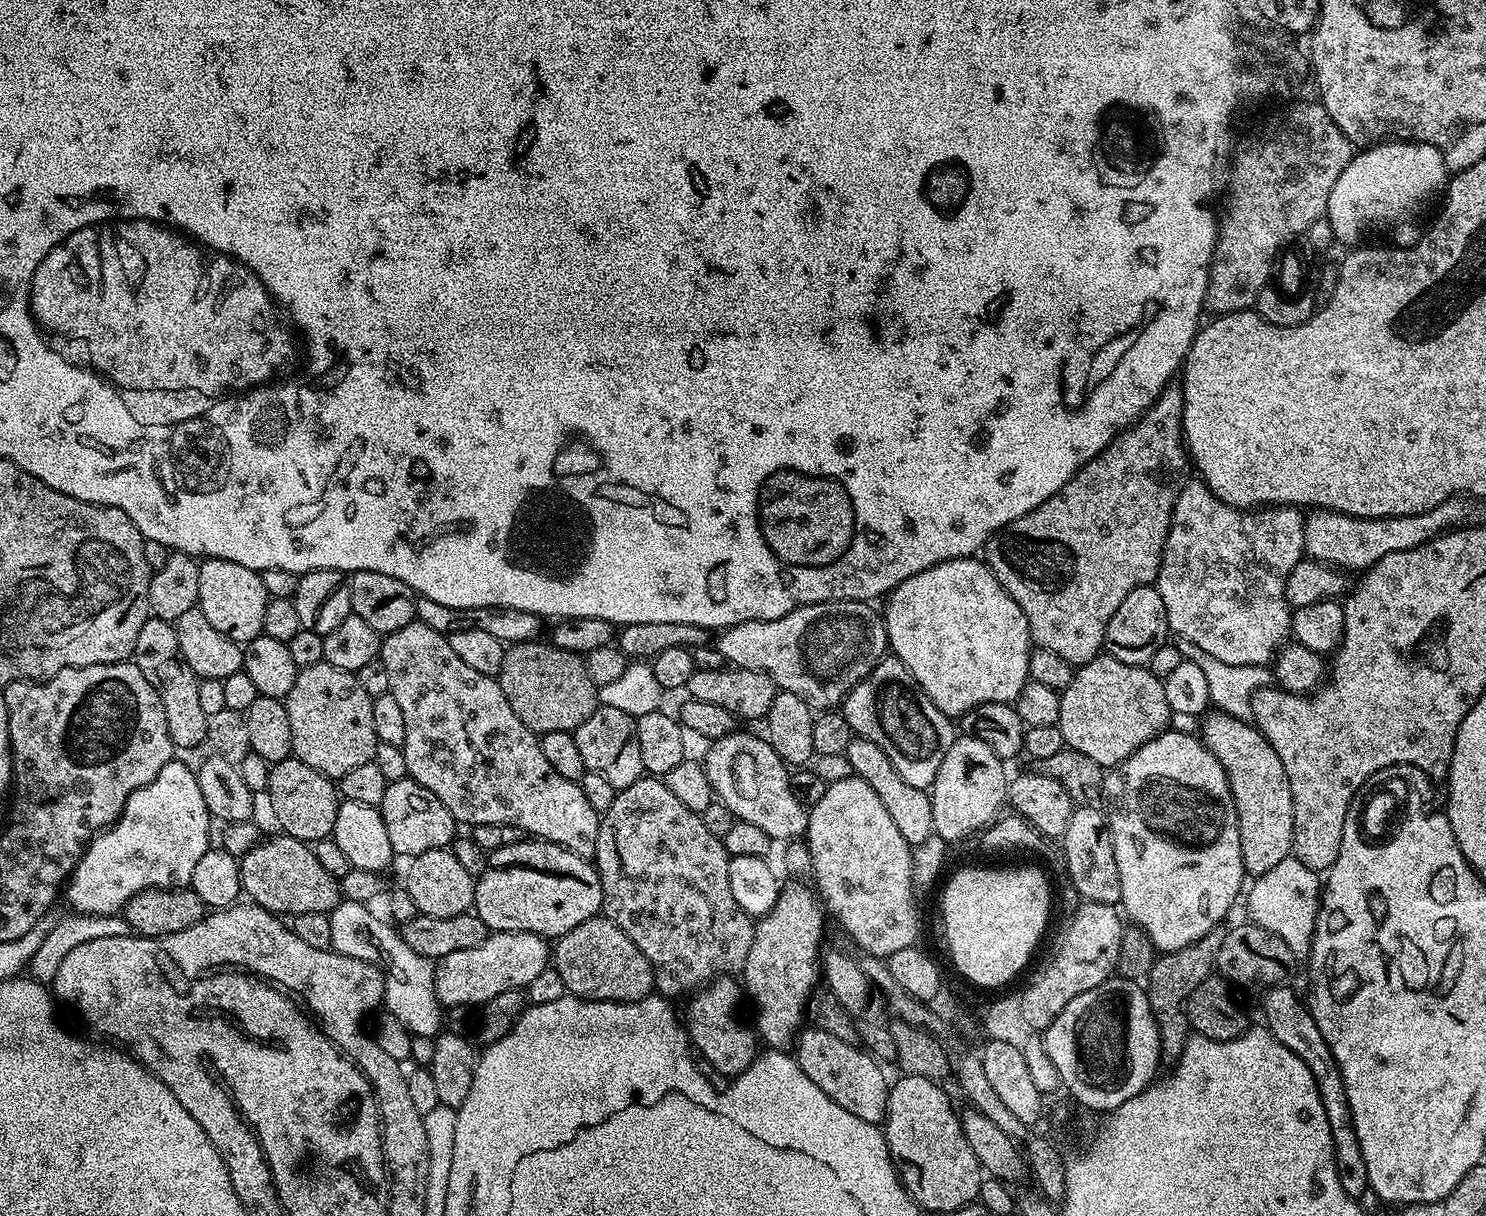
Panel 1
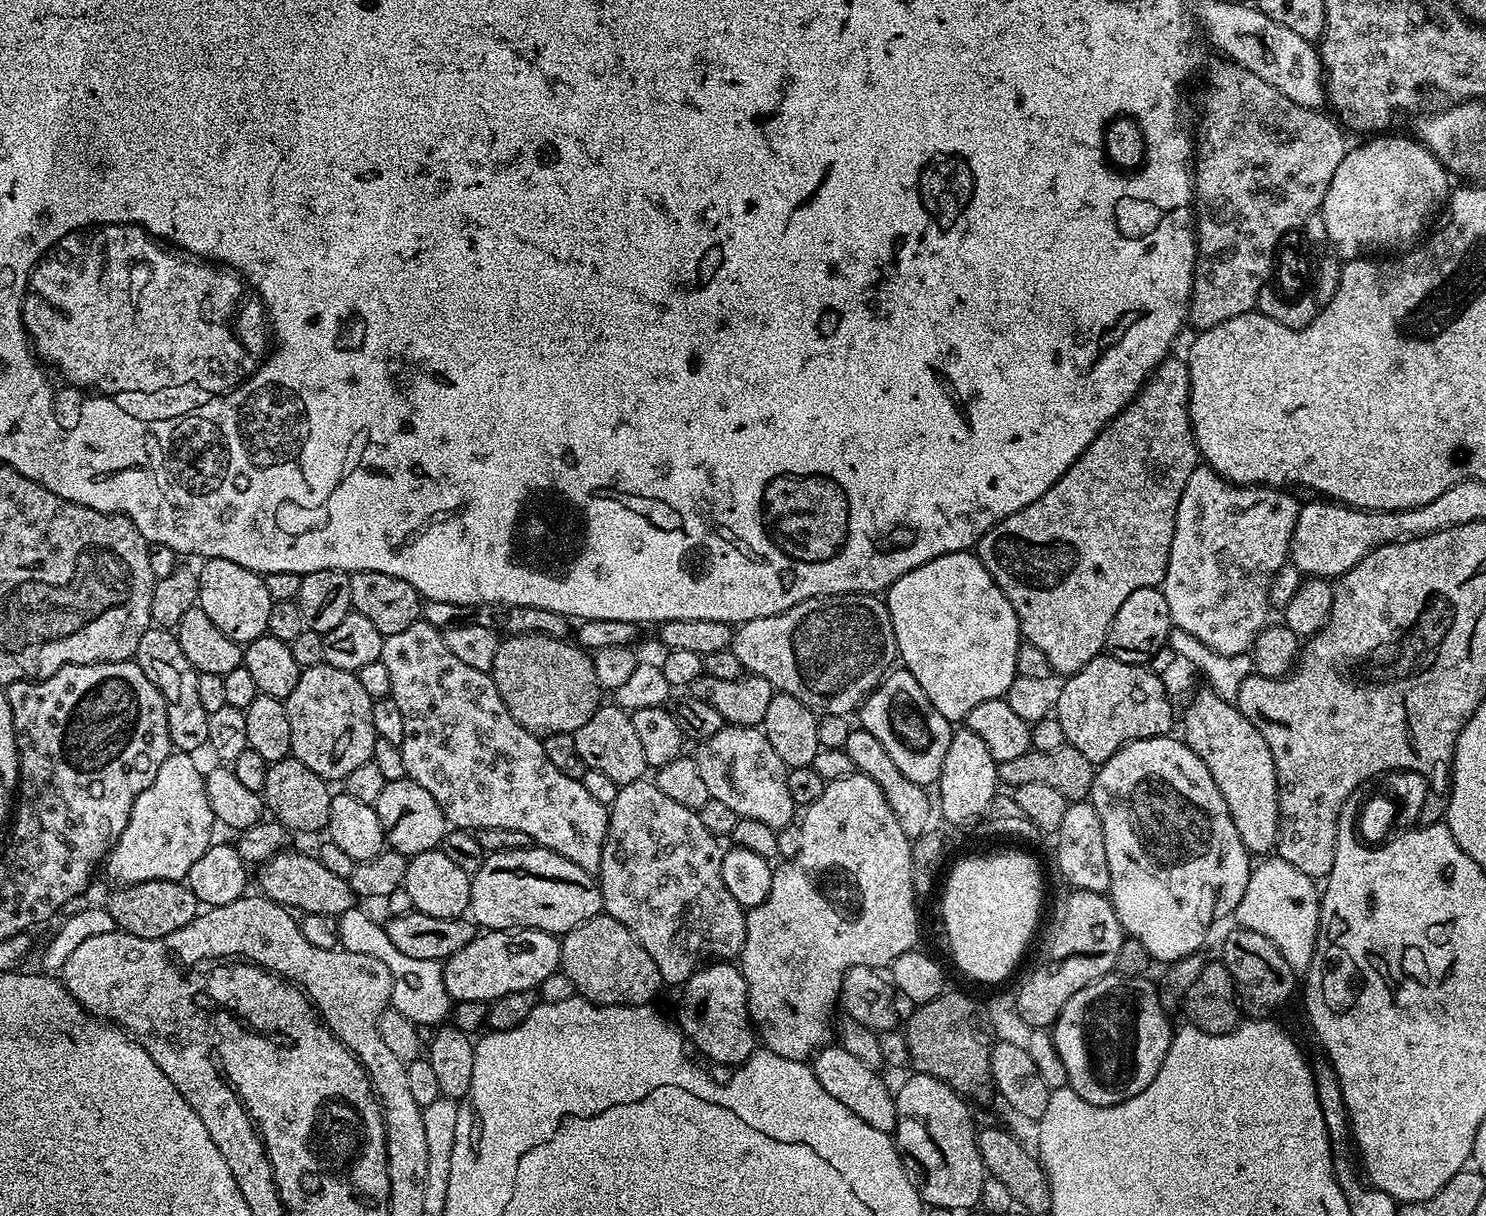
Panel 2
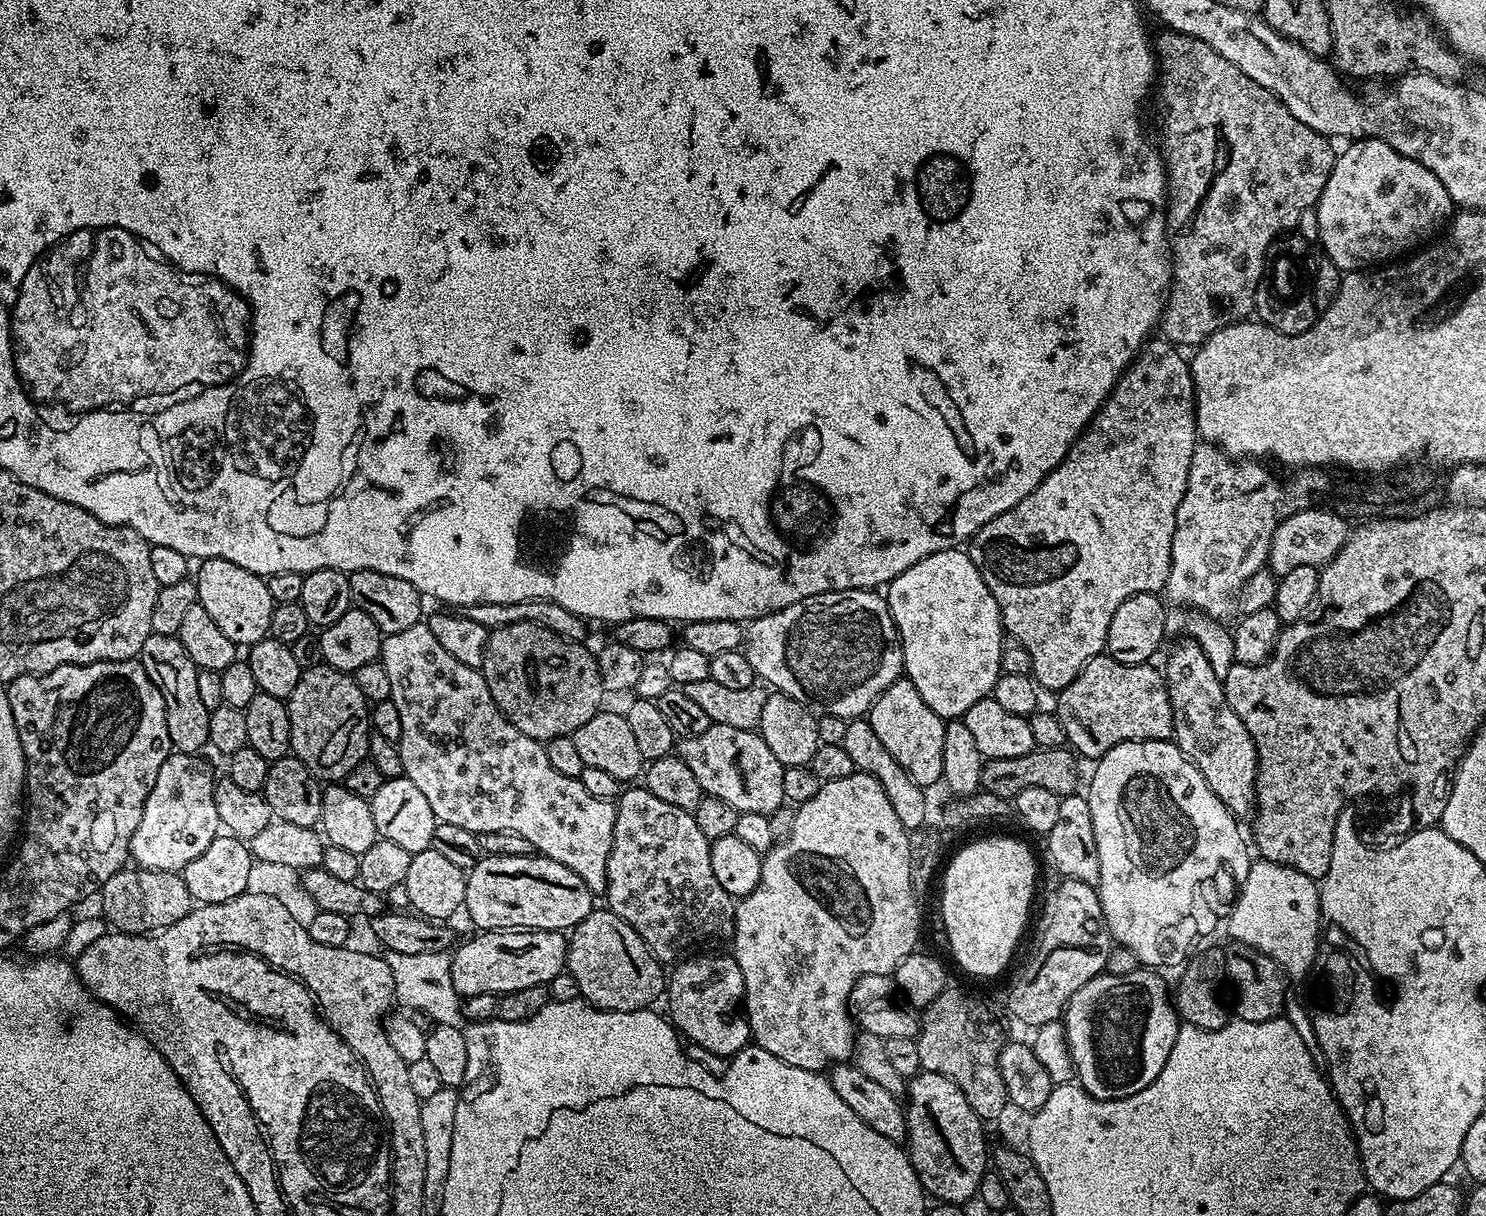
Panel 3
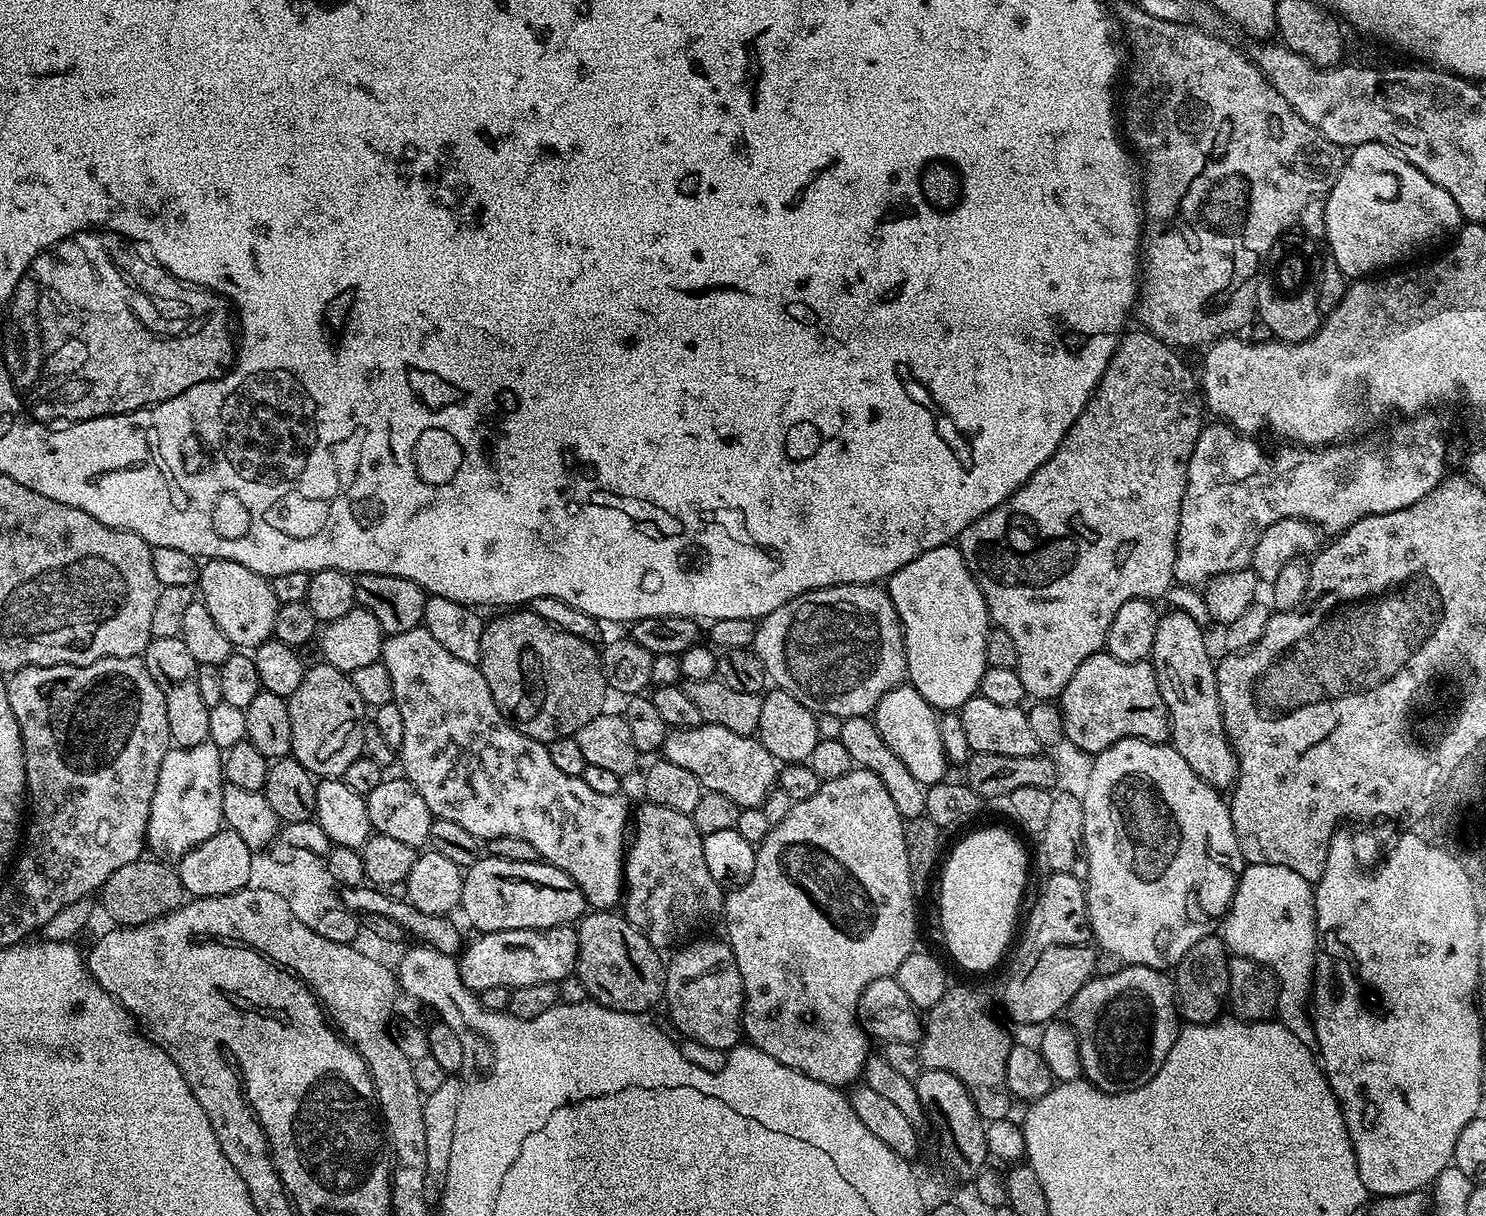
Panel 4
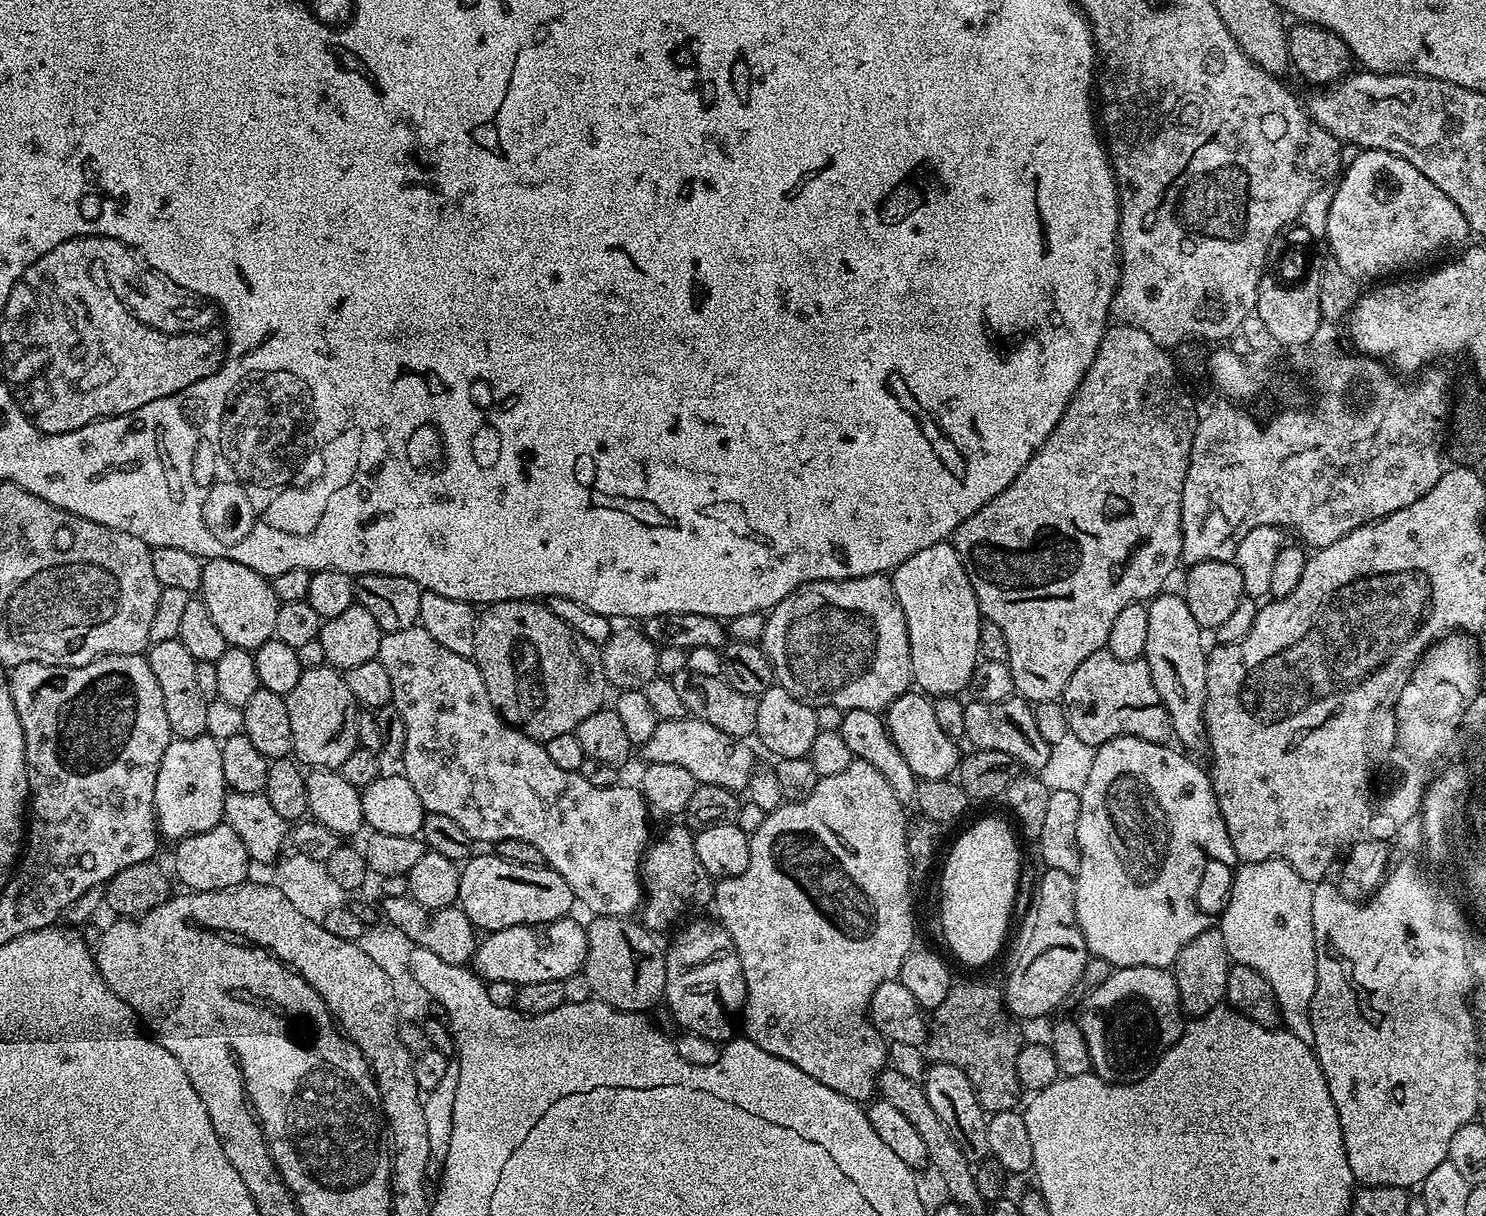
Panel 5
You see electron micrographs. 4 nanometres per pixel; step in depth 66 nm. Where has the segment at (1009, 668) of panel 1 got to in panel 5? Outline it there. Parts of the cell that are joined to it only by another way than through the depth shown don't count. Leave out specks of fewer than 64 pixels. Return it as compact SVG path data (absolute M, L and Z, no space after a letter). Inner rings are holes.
M948 542L926 546L926 550L918 550L918 554L906 558L906 562L897 566L891 573L890 579L892 579L892 592L900 603L899 615L908 627L912 679L915 687L932 698L956 696L963 688L965 691L971 685L972 675L981 659L978 634L982 617L978 598L970 586L970 578L955 548Z

